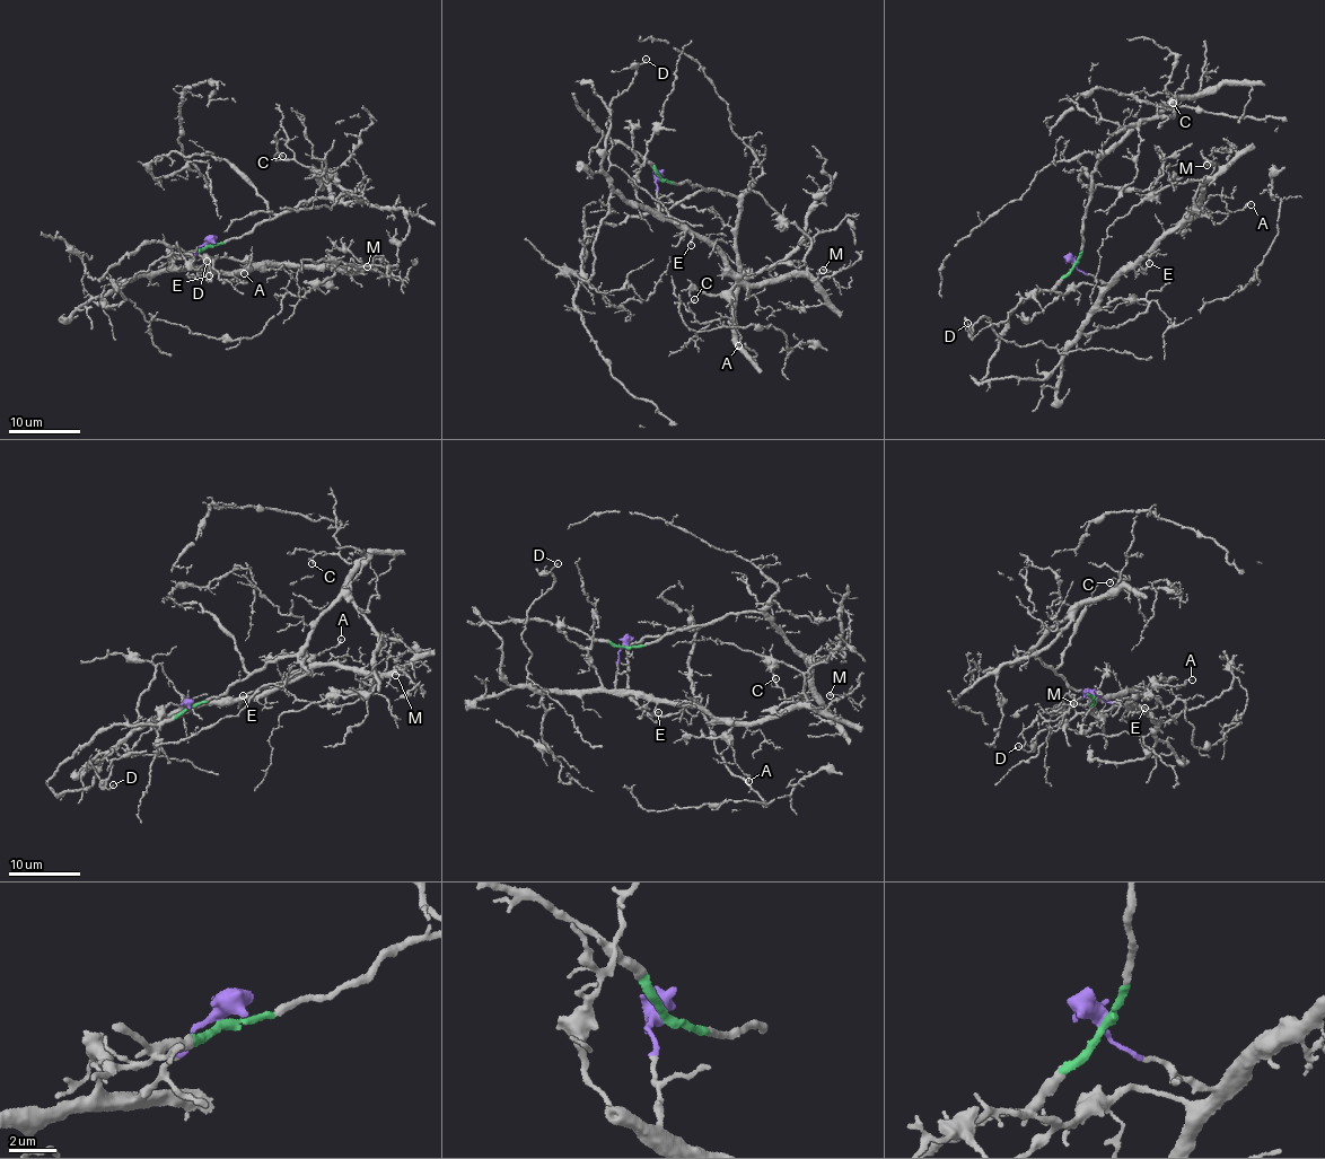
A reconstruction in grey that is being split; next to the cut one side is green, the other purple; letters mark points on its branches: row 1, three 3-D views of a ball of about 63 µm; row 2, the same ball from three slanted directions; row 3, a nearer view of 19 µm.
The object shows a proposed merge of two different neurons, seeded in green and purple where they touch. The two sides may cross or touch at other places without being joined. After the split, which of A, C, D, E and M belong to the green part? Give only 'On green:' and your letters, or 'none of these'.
On green: C

